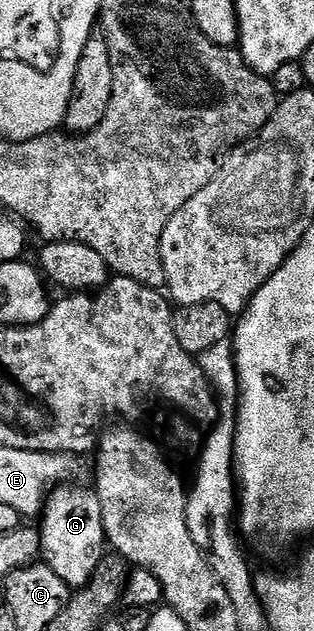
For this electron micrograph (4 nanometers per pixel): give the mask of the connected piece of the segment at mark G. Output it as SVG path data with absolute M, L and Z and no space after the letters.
M56 486L47 496L38 520L40 523L37 523L42 562L72 589L85 586L95 576L97 565L105 554L101 501L94 490L87 488L86 491L83 487L75 486Z

